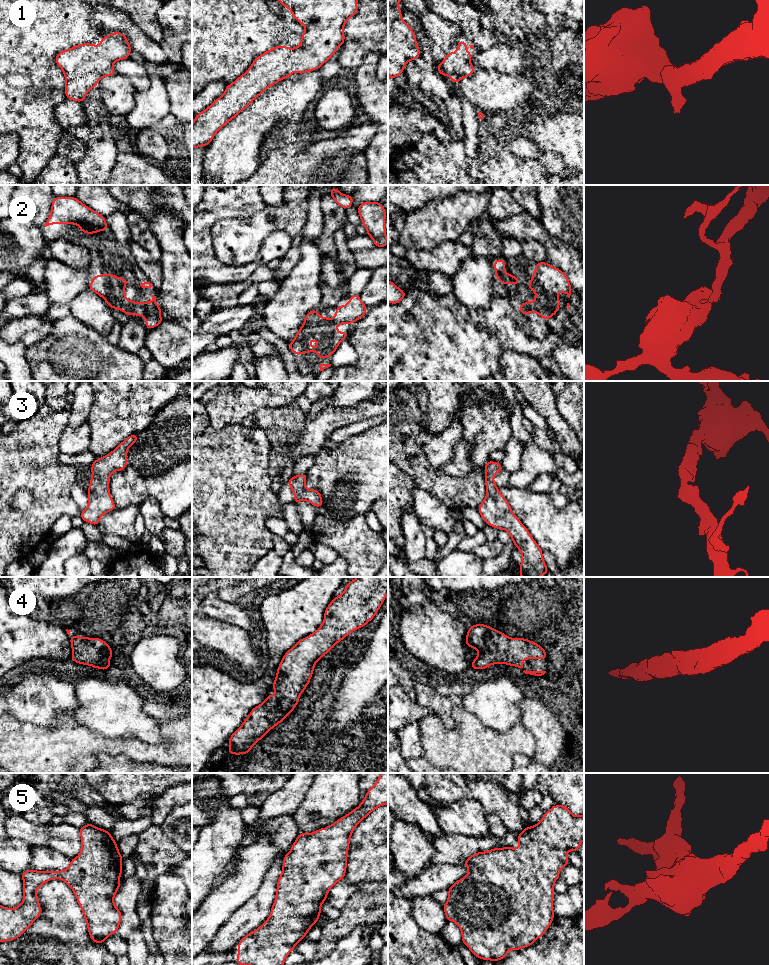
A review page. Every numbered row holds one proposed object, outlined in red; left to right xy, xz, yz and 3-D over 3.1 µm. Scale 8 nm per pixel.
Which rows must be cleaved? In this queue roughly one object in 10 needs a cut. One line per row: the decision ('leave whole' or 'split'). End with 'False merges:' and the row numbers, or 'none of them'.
1: leave whole
2: leave whole
3: leave whole
4: leave whole
5: leave whole
False merges: none of them

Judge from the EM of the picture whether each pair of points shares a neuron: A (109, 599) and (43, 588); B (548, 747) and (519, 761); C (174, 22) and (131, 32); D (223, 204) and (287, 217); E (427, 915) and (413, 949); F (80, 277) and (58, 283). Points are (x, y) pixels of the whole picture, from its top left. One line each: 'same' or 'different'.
A: same
B: different
C: different
D: different
E: different
F: same

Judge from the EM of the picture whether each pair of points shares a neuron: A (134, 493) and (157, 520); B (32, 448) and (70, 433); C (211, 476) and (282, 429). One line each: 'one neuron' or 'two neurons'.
A: two neurons
B: two neurons
C: two neurons

